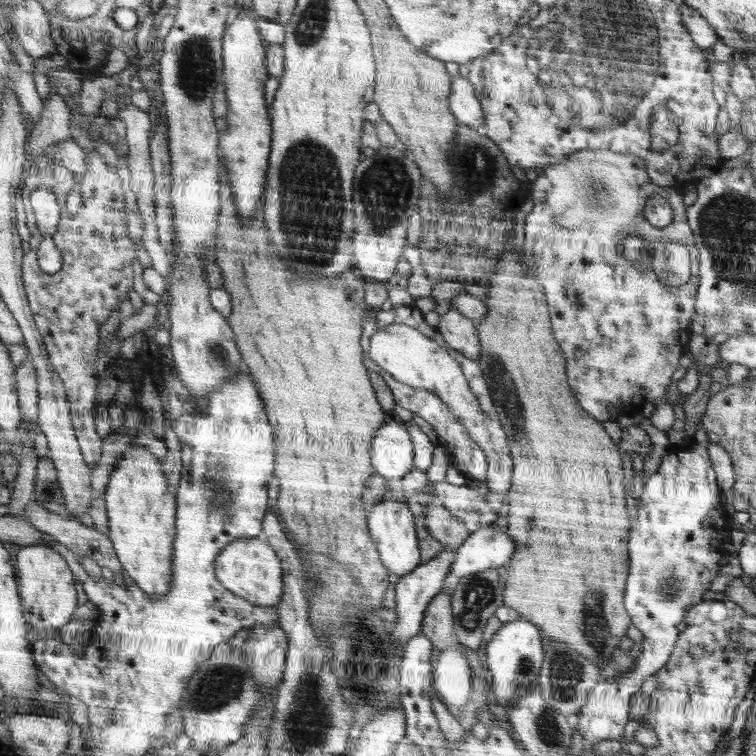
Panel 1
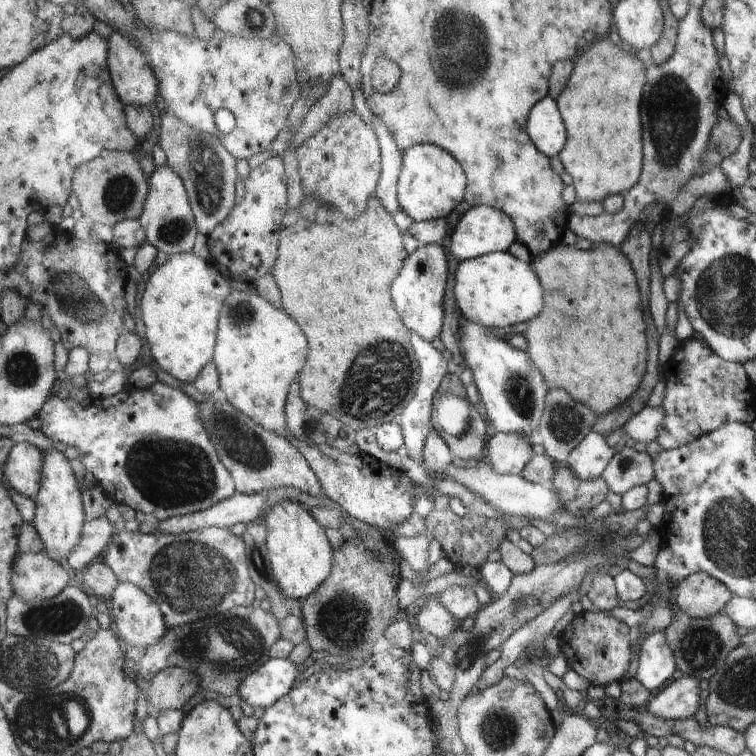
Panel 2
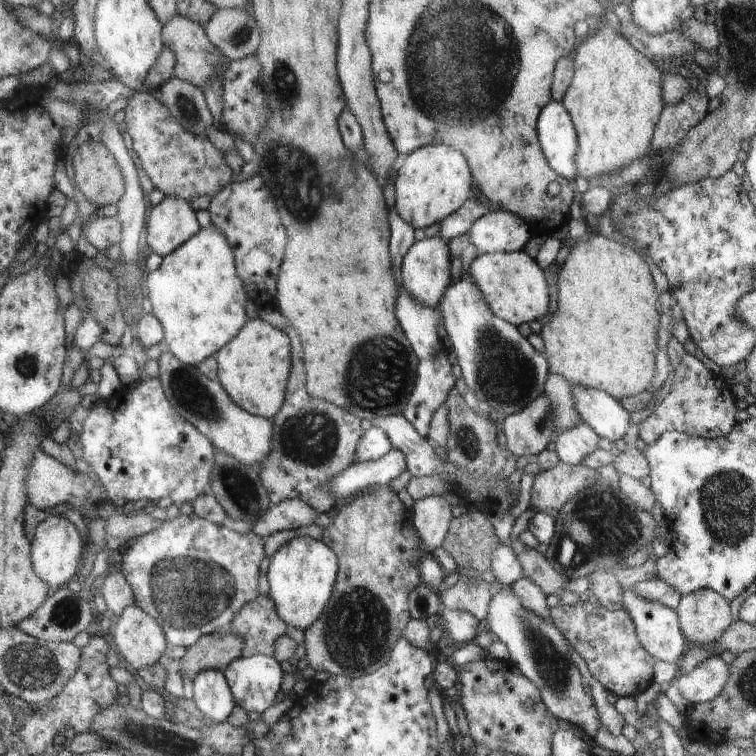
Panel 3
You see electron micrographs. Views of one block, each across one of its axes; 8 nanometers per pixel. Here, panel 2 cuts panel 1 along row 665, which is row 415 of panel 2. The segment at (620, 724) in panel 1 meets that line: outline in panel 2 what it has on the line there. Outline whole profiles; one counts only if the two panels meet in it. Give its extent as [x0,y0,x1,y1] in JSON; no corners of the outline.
[620,405,665,444]

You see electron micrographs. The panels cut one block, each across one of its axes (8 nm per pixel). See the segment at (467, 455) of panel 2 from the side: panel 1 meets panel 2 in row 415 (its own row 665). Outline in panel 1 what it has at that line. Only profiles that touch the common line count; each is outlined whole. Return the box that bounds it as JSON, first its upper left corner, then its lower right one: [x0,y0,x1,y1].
[421,589,488,732]

